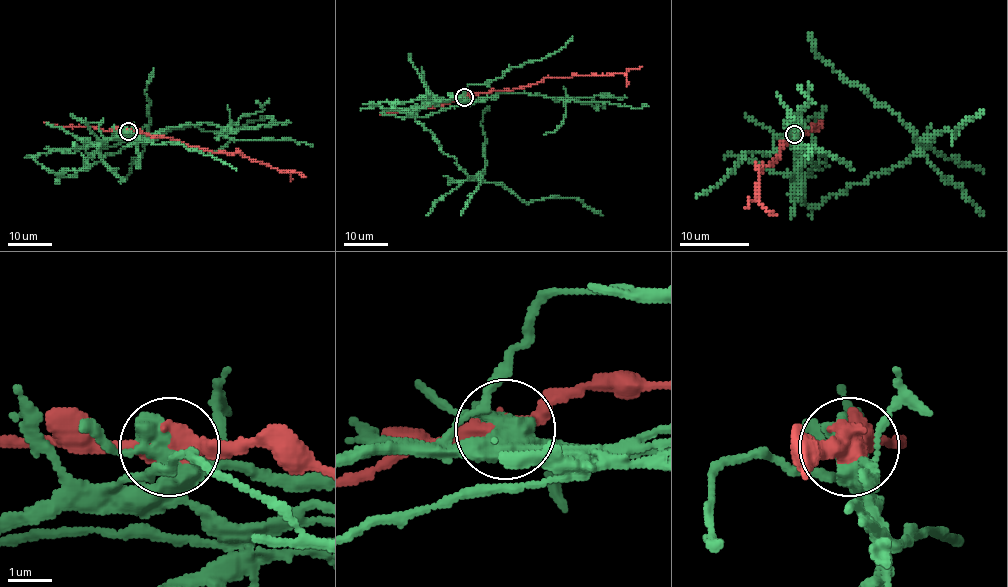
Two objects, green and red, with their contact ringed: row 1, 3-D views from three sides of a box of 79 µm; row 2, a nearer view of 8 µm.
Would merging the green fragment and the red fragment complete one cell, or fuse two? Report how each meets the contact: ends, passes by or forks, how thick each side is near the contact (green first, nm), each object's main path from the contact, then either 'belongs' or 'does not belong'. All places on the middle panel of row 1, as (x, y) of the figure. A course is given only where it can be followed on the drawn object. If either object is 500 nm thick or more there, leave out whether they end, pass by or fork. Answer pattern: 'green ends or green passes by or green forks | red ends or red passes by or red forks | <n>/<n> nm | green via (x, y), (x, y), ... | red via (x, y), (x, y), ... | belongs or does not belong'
360/550 nm | green via (465, 97), (390, 103), (411, 113), (469, 177), (502, 184), (528, 202), (546, 197), (578, 198), (603, 214) | red via (465, 98), (473, 93), (513, 90), (541, 82), (547, 77), (625, 74), (641, 67) | does not belong

